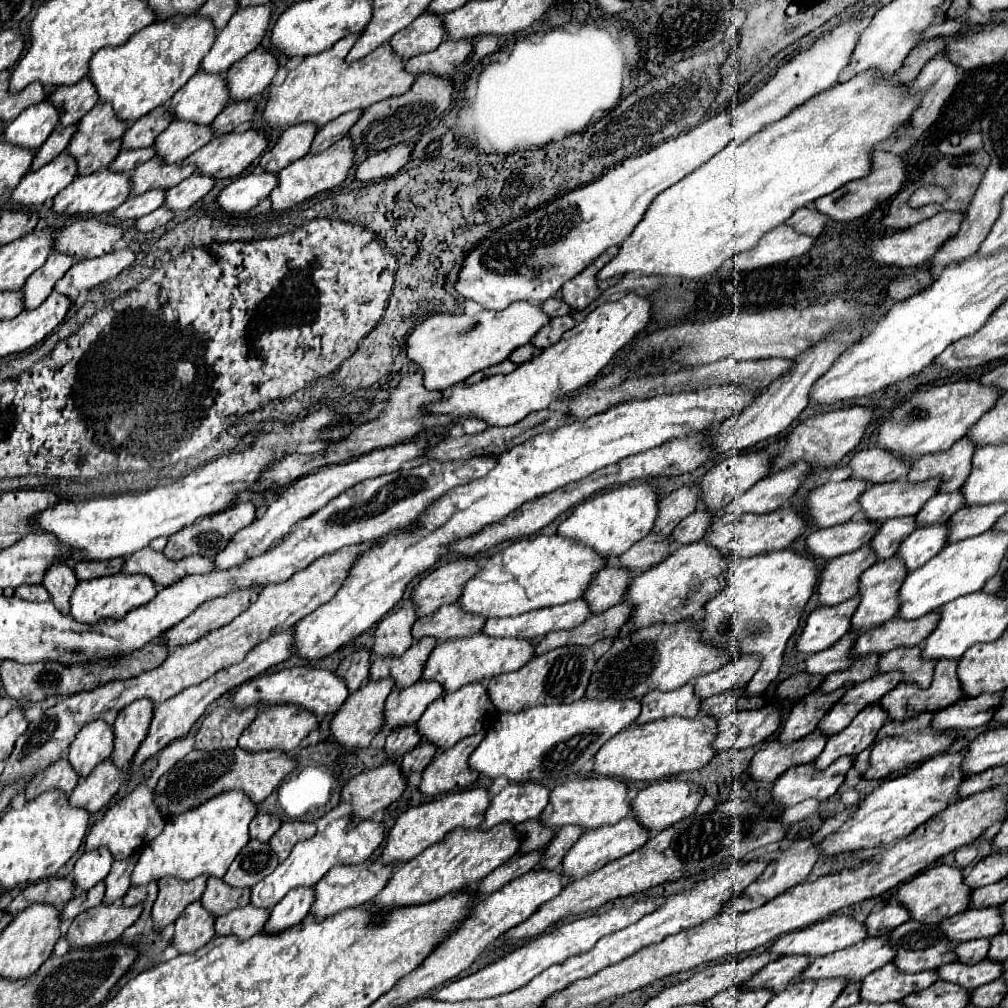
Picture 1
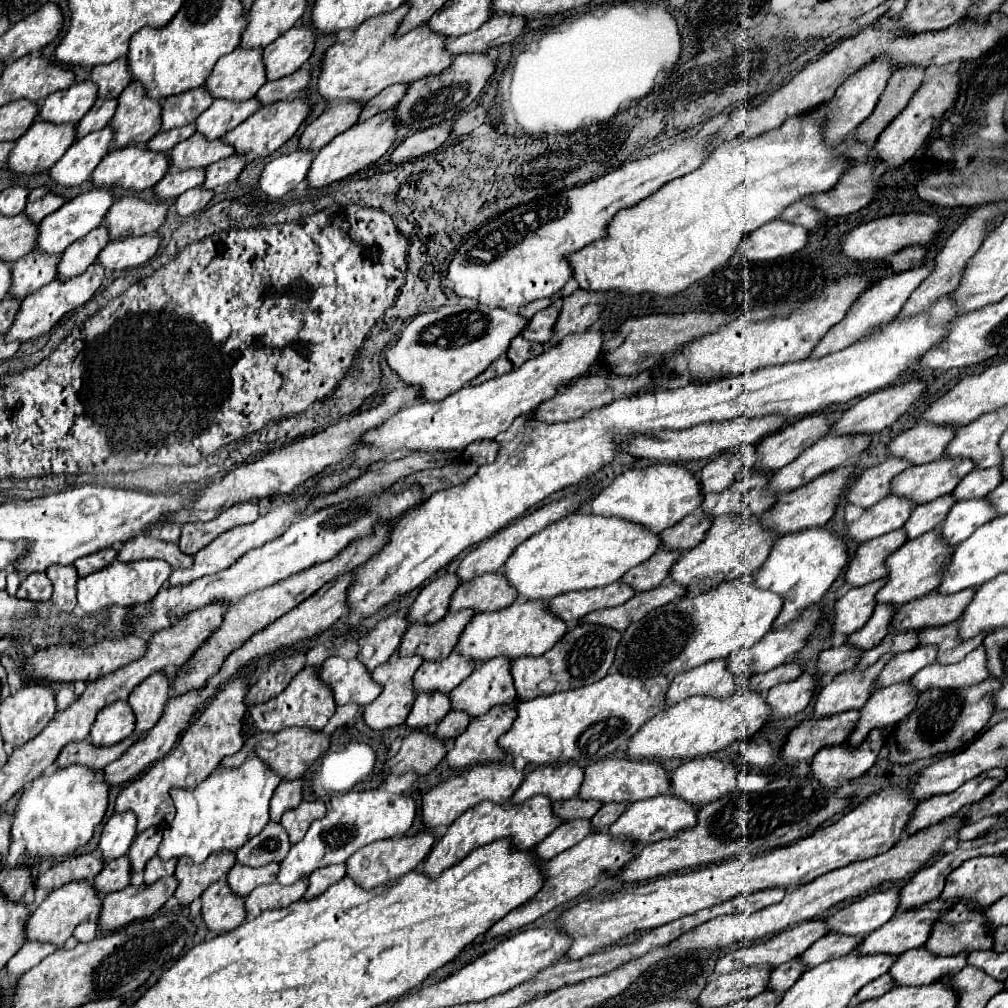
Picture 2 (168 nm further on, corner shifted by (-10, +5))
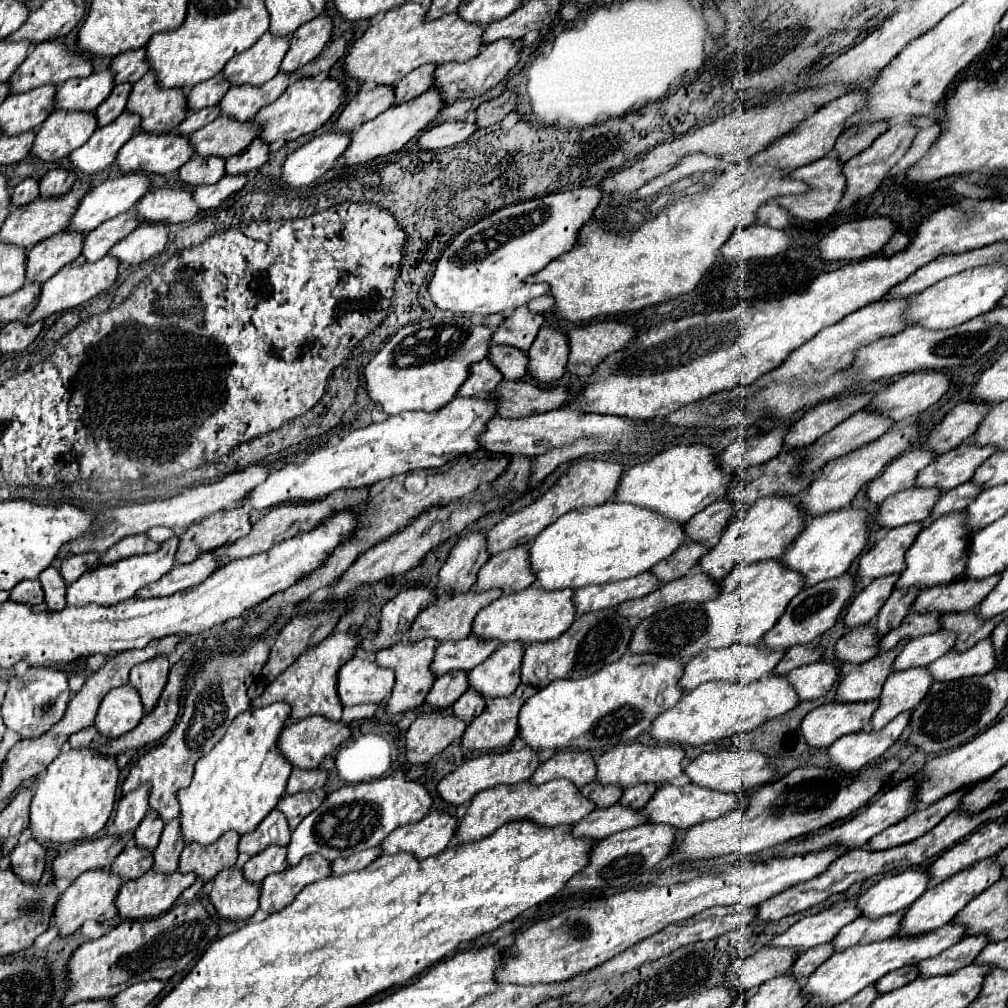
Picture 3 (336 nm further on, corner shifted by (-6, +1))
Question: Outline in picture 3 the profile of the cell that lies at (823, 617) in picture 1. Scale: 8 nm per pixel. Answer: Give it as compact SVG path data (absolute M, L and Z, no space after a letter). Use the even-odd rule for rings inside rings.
M891 574L891 576L875 578L867 588L863 588L853 598L851 606L847 608L845 624L849 628L857 628L857 626L865 626L871 620L875 620L875 616L879 614L879 610L883 608L883 604L891 596L891 592L895 588L895 580L899 580L899 576Z

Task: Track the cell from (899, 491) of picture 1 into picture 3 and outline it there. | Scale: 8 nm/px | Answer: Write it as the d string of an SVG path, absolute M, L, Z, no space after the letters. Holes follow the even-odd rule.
M963 442L955 450L937 456L923 472L917 476L917 486L921 488L941 488L943 492L969 482L975 470L995 454L995 446L975 446L975 442Z

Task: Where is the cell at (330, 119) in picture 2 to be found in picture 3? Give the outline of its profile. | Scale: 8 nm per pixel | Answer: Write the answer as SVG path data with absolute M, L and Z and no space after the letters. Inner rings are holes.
M375 84L363 88L341 112L337 130L355 130L367 120L379 116L395 102L395 84Z

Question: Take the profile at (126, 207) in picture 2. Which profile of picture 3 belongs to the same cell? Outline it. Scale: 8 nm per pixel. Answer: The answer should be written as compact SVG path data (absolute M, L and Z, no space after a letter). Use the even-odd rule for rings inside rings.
M159 188L151 190L135 206L141 222L177 224L193 220L201 208L193 200L193 192L185 188Z

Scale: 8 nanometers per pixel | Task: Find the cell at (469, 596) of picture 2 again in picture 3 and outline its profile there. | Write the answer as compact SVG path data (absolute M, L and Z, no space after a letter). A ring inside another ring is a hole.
M521 544L503 550L489 558L489 562L479 570L475 590L483 592L489 588L501 588L503 592L517 592L529 588L535 582L535 574L529 564L529 544Z

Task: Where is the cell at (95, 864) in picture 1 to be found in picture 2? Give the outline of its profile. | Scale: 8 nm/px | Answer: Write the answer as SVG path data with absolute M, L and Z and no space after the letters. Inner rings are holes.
M131 814L111 816L99 838L97 852L103 858L103 862L117 860L119 856L127 854L133 838L135 838L135 816Z

